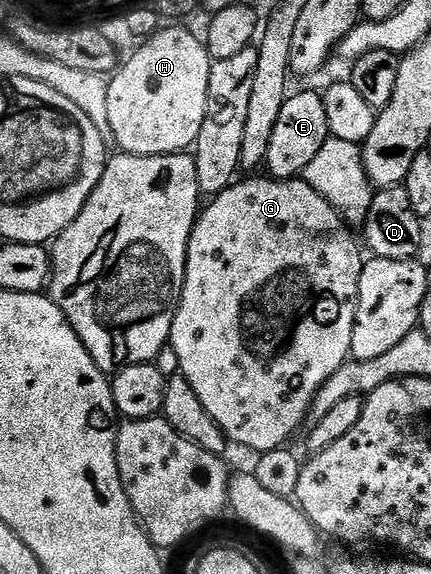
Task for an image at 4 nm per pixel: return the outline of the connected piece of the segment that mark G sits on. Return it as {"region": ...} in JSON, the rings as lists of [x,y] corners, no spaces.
{"region":[[[263,177],[263,178],[264,178],[264,179],[248,179],[248,180],[246,180],[246,181],[245,181],[245,183],[240,183],[240,182],[241,182],[241,181],[236,181],[236,182],[233,182],[233,184],[232,184],[232,186],[231,186],[231,187],[228,187],[228,188],[227,188],[227,189],[226,189],[226,190],[225,190],[225,191],[223,191],[223,192],[222,192],[222,193],[218,193],[218,194],[217,194],[217,195],[213,195],[213,196],[211,196],[211,199],[210,199],[210,202],[209,202],[209,203],[212,203],[212,204],[210,204],[210,205],[209,205],[209,207],[208,207],[208,204],[207,204],[207,206],[205,206],[205,207],[204,207],[204,208],[203,208],[203,210],[201,210],[201,211],[200,211],[200,212],[199,212],[199,214],[197,214],[197,217],[196,217],[196,224],[194,224],[194,225],[193,225],[193,227],[192,227],[192,236],[191,236],[191,237],[190,237],[190,241],[189,241],[189,242],[188,242],[188,260],[187,260],[187,261],[186,261],[186,273],[185,273],[185,274],[184,274],[184,288],[183,288],[183,289],[182,289],[182,297],[181,297],[181,298],[180,298],[180,304],[179,304],[179,305],[178,305],[178,309],[177,309],[177,310],[176,310],[176,312],[175,312],[175,313],[174,313],[174,325],[173,325],[173,326],[172,326],[172,337],[171,337],[171,340],[170,340],[170,345],[171,345],[171,346],[172,346],[172,348],[173,348],[173,349],[174,349],[174,353],[178,353],[178,365],[179,365],[179,366],[180,366],[180,374],[181,374],[181,375],[183,375],[183,377],[184,377],[184,380],[186,380],[186,381],[187,381],[187,383],[188,383],[188,384],[189,384],[189,385],[190,385],[190,389],[194,389],[194,393],[198,393],[198,401],[202,401],[202,406],[204,406],[204,408],[205,408],[205,409],[206,409],[206,413],[210,413],[210,417],[214,417],[214,421],[215,421],[215,422],[216,422],[216,423],[217,423],[217,425],[219,425],[219,426],[220,426],[220,428],[222,428],[222,430],[223,430],[223,431],[224,431],[224,436],[226,436],[226,437],[227,437],[227,438],[228,438],[228,440],[230,440],[230,441],[231,441],[231,442],[232,442],[232,443],[233,443],[233,444],[235,444],[235,446],[236,446],[236,443],[237,443],[237,445],[238,445],[238,446],[240,446],[240,447],[249,447],[249,449],[250,449],[250,450],[252,450],[252,451],[256,451],[256,452],[255,452],[255,453],[263,453],[263,452],[265,452],[265,451],[273,451],[273,450],[274,450],[274,449],[278,449],[278,448],[279,448],[279,447],[283,447],[283,446],[285,446],[285,444],[287,444],[287,443],[288,443],[288,442],[289,442],[289,441],[288,441],[288,440],[287,440],[287,439],[288,439],[288,438],[290,438],[290,437],[291,437],[291,435],[292,435],[292,434],[294,434],[294,433],[295,433],[295,431],[296,431],[296,430],[298,430],[298,429],[299,429],[299,427],[300,427],[300,426],[302,426],[302,427],[301,427],[301,428],[303,428],[303,427],[304,427],[304,426],[305,426],[305,423],[304,423],[304,418],[305,418],[305,419],[306,419],[306,420],[307,420],[307,419],[308,419],[308,418],[309,418],[309,415],[310,415],[310,412],[311,412],[311,410],[312,410],[312,402],[313,402],[313,401],[314,401],[314,397],[315,397],[315,396],[316,396],[316,394],[317,394],[317,393],[318,393],[318,389],[322,389],[322,385],[323,385],[323,384],[324,384],[324,383],[325,383],[325,382],[326,382],[326,381],[327,381],[327,379],[329,379],[329,378],[330,378],[330,377],[334,377],[334,373],[338,373],[338,369],[339,369],[339,368],[340,368],[340,367],[341,367],[341,366],[342,366],[342,365],[343,365],[343,364],[344,364],[344,363],[346,363],[346,362],[349,362],[349,359],[350,359],[350,356],[351,356],[351,353],[352,353],[352,338],[353,338],[353,337],[354,337],[354,321],[355,321],[355,320],[356,320],[356,306],[357,306],[357,305],[358,305],[358,285],[359,285],[359,284],[360,284],[360,278],[361,278],[361,277],[362,277],[362,269],[363,269],[363,268],[364,268],[364,265],[365,265],[365,262],[366,262],[366,255],[365,255],[365,252],[364,252],[364,251],[363,251],[363,250],[362,250],[362,247],[361,247],[361,244],[360,244],[360,243],[359,243],[359,242],[358,242],[358,239],[357,239],[357,243],[358,243],[358,244],[356,244],[356,239],[355,239],[355,237],[354,237],[354,236],[352,236],[352,231],[353,231],[353,228],[352,228],[352,227],[351,227],[351,226],[349,226],[349,224],[347,224],[347,223],[345,223],[345,221],[344,221],[344,219],[343,219],[343,217],[342,217],[342,216],[341,216],[341,215],[339,215],[339,214],[338,214],[338,213],[337,213],[337,211],[336,211],[336,210],[335,210],[335,209],[334,209],[334,205],[330,205],[330,201],[326,201],[326,197],[322,197],[322,193],[318,193],[318,192],[317,192],[317,191],[315,191],[315,189],[314,189],[314,188],[313,188],[313,187],[311,187],[311,186],[310,186],[310,184],[309,184],[309,183],[305,183],[305,182],[304,182],[304,180],[303,180],[303,178],[300,178],[300,177],[297,177],[297,178],[294,178],[294,179],[274,179],[274,178],[271,178],[271,177]]]}

